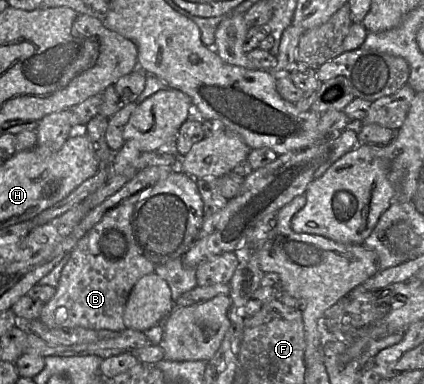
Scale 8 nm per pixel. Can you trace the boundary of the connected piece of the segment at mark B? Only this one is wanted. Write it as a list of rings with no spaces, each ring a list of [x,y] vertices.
[[[143,192],[139,197],[129,197],[115,206],[113,209],[109,210],[104,214],[102,219],[92,227],[77,243],[75,248],[70,252],[70,259],[68,263],[65,265],[62,273],[60,282],[57,286],[57,292],[55,296],[47,302],[40,314],[39,320],[45,324],[47,327],[52,329],[59,328],[86,328],[86,329],[94,329],[94,330],[111,330],[114,332],[121,332],[126,329],[124,322],[124,312],[126,308],[126,304],[128,301],[129,294],[133,289],[134,285],[138,282],[138,280],[147,275],[155,272],[156,266],[146,259],[137,249],[135,244],[132,231],[131,231],[131,217],[134,211],[136,204],[146,196],[148,192]]]

